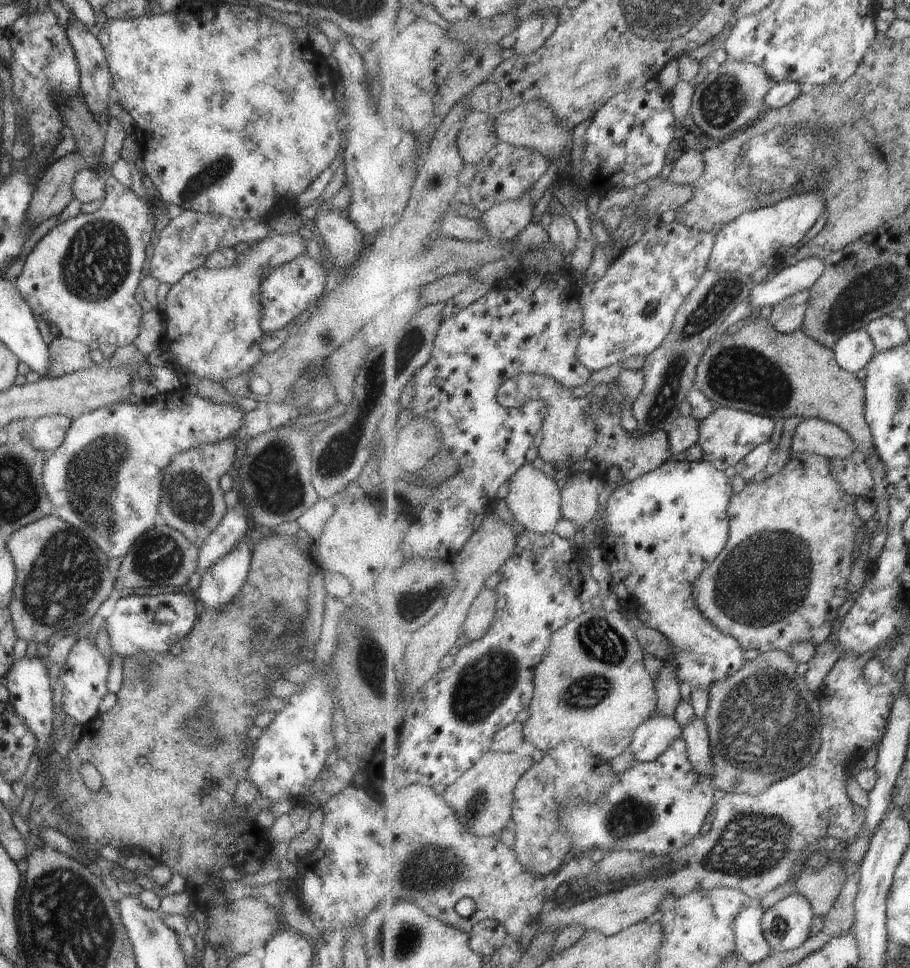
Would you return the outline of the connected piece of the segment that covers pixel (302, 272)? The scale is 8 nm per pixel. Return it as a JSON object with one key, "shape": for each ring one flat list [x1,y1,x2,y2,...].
{"shape":[[303,253,290,261,276,266,259,285,262,315,259,326,263,332,288,328,303,310,312,310,317,298,323,292,328,272,324,263]]}

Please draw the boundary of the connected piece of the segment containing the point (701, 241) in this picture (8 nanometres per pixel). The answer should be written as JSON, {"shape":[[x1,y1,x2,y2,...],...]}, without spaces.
{"shape":[[673,220,669,224,658,224,655,227,651,227,641,238,629,248,619,254,615,261,607,266,606,273,596,283,585,283,580,286,582,301,582,307,584,312,584,333,580,338,578,346,578,359,588,368,591,372,599,372,613,366,617,363,622,363,623,360,629,360,633,356,641,355,648,357,653,354,669,336,671,329,674,327,676,316,679,309,685,304,687,298,694,291,694,288,698,286,699,279,702,278,707,270,707,263,709,262,716,236,711,233,697,232,695,229,691,229,686,224,680,223,677,220]]}

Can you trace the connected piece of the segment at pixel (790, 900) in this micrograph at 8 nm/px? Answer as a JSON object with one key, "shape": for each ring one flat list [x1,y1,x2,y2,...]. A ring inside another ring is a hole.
{"shape":[[795,892,763,912,762,932,773,951,798,949,811,938,814,909]]}

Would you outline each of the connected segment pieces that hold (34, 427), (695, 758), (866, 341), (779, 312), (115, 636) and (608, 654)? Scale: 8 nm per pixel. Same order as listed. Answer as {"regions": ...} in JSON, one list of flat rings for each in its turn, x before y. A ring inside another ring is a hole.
{"regions":[[[63,415,28,420,23,437,32,444,34,449,50,452,63,440,65,431,70,424,70,418]],[[695,717,687,724,682,737,686,740,690,760,695,770,712,780,714,762,710,747,710,732,706,720]],[[866,329,843,335,833,349,838,356,838,363,852,373,867,368,878,350]],[[805,289,773,307,769,322,781,333,793,333,803,328,810,306,811,290]],[[129,592,121,593,115,602,111,614,104,618,101,624,106,628,109,644,114,653,122,658,136,655,137,653,152,652,163,654,169,652,169,646,180,642,191,630,197,618,193,593,162,593,154,596,136,596],[167,606,175,614,171,622,155,620,155,612,159,607]],[[597,604,589,607,589,610,585,611,580,617,570,621,563,628,555,632,548,655,536,668,534,676,536,689,534,690,532,703,529,708,530,716,524,723,524,738,533,744,535,748,544,753,549,749,555,748,565,740,578,740,586,744,594,752,595,756,610,762,614,758,617,758,619,754,623,754,629,750,634,739,635,731,638,730,639,725,658,712,658,692,655,686,655,678,645,668,645,650,640,644,635,627,624,617,625,615,622,610,607,611]]]}

